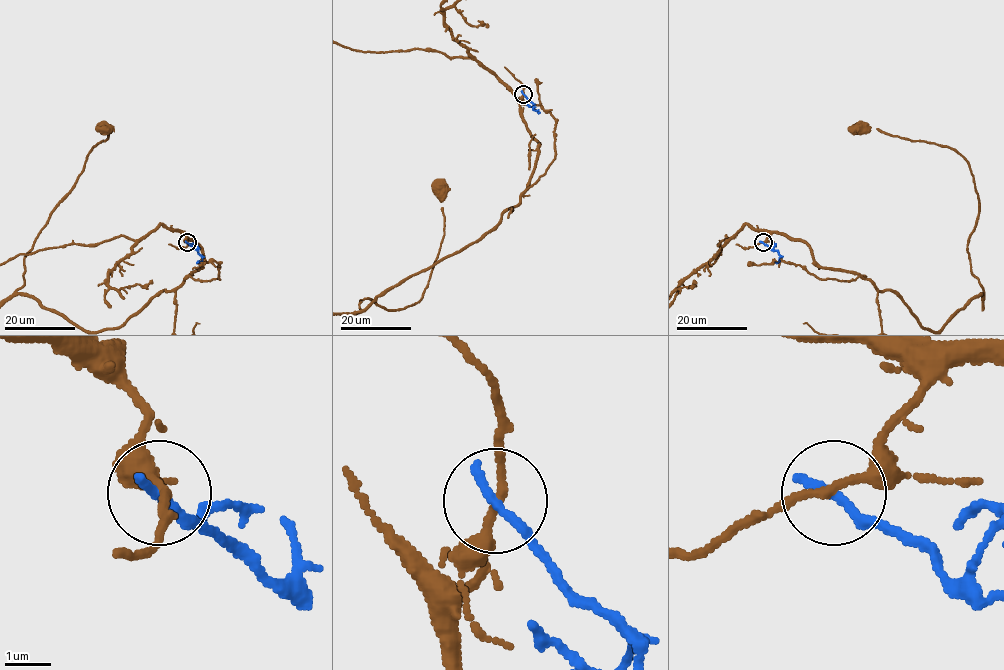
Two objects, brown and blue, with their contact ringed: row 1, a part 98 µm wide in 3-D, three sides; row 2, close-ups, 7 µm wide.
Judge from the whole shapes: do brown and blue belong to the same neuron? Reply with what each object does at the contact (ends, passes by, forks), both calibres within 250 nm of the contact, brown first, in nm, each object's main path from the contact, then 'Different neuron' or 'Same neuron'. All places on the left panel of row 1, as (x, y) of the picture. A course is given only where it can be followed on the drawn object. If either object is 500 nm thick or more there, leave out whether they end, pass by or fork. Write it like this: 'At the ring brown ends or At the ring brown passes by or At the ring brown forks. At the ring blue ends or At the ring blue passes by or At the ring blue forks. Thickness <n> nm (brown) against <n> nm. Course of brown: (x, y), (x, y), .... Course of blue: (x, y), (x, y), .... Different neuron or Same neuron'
At the ring brown passes by. At the ring blue ends. Thickness 170 nm (brown) against 240 nm. Course of brown: (187, 243), (184, 232), (199, 269), (119, 326), (86, 331), (15, 292), (104, 126). Course of blue: (187, 243), (198, 250), (202, 258), (197, 263), (199, 263). Different neuron

